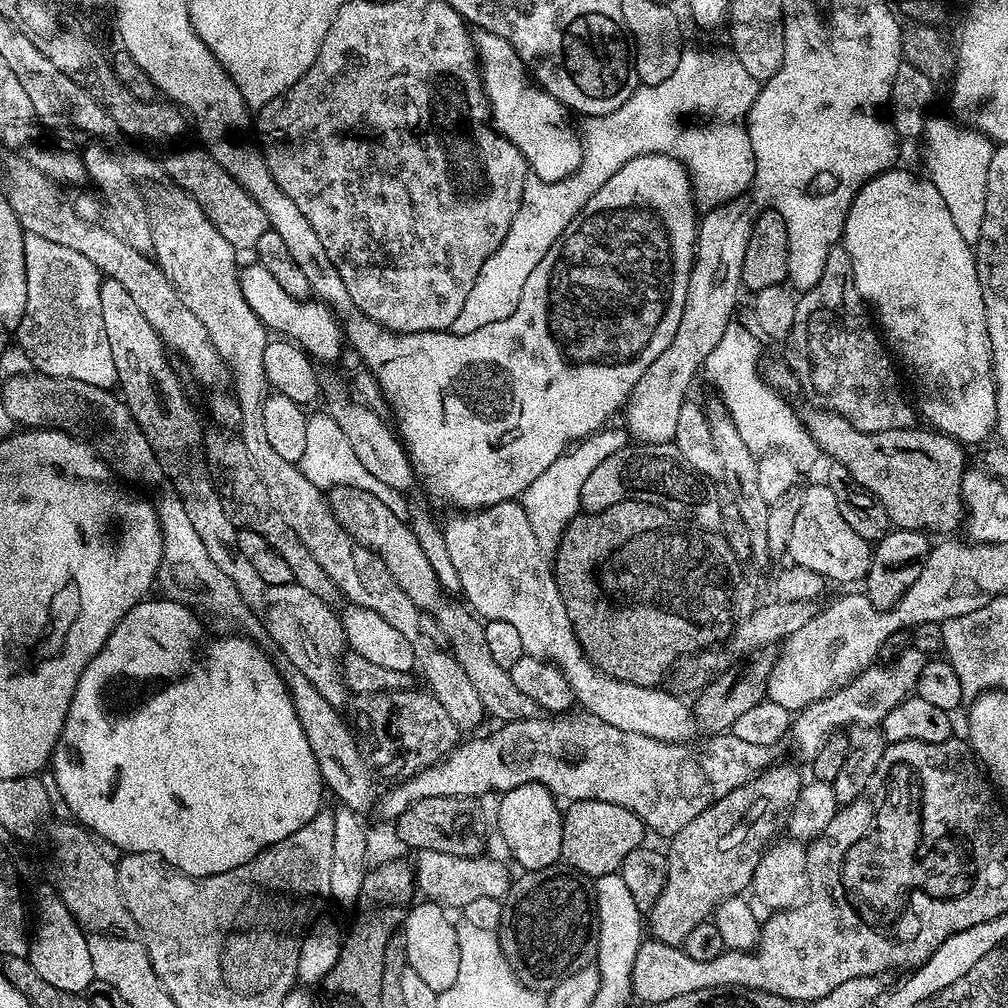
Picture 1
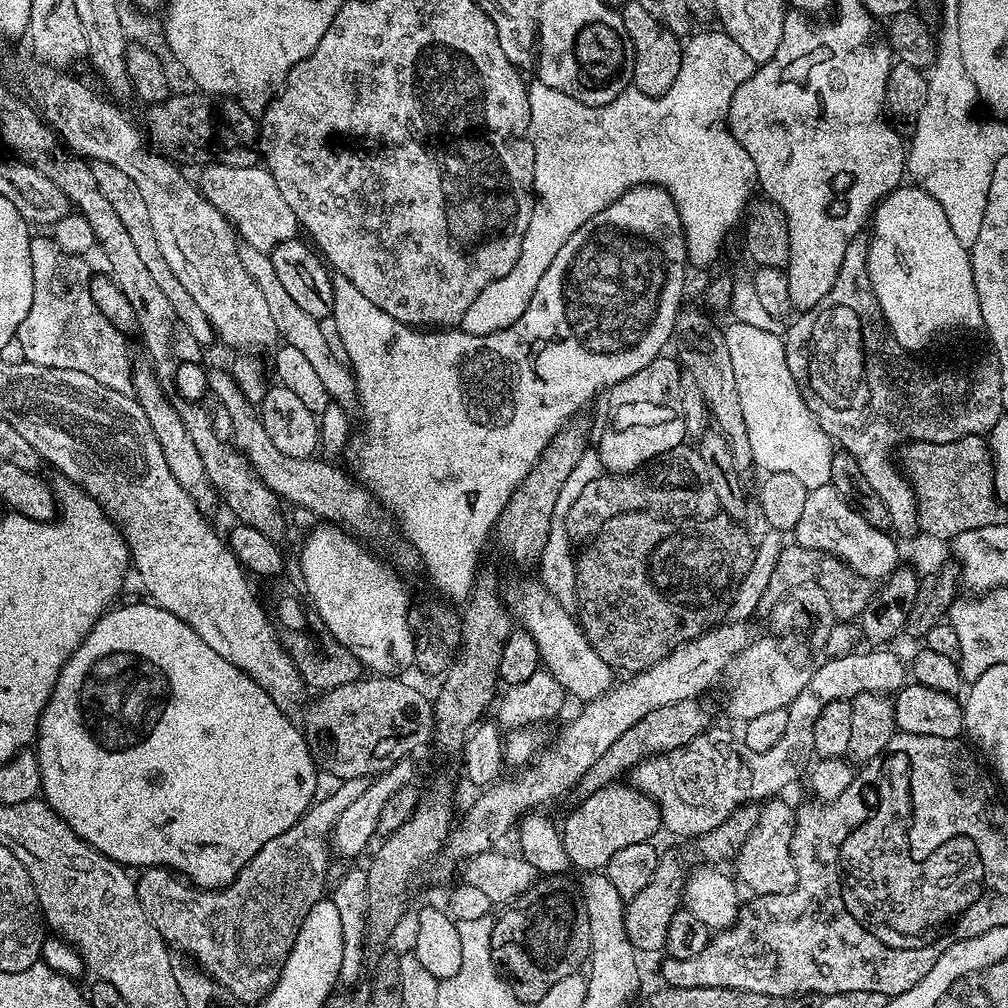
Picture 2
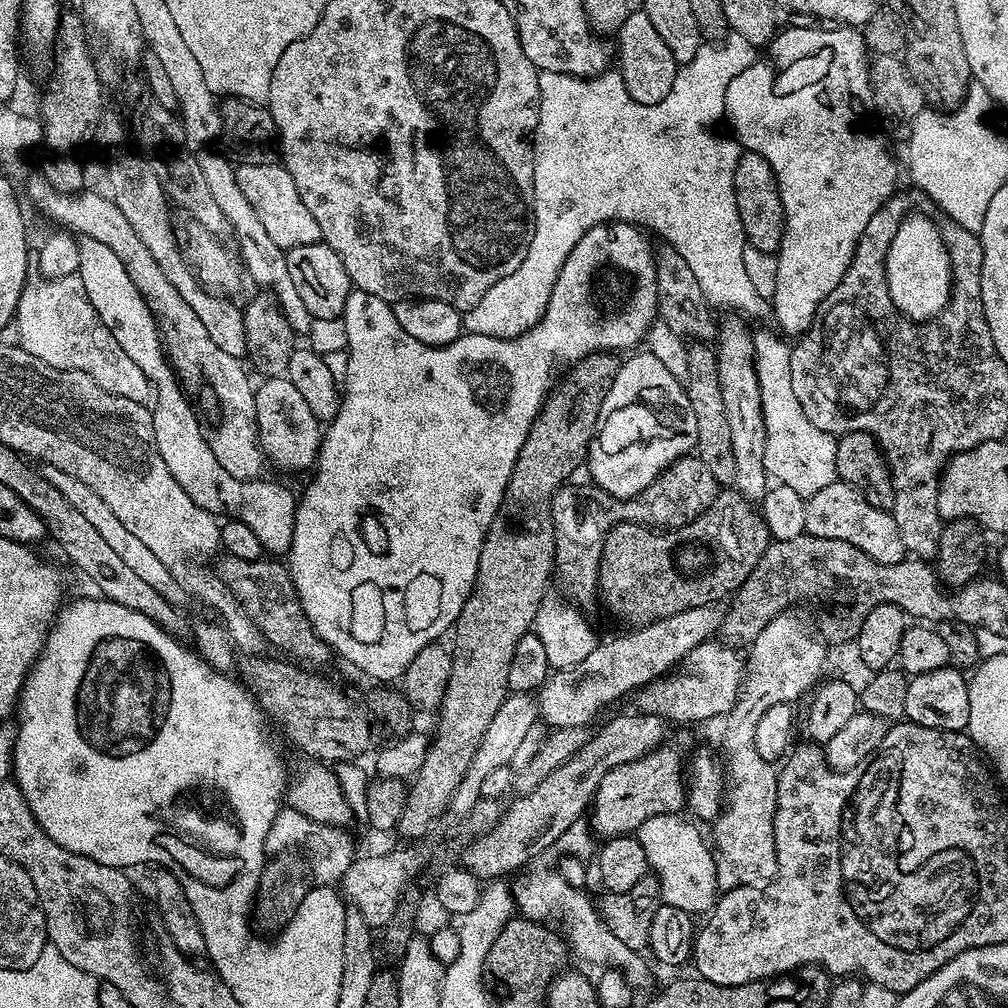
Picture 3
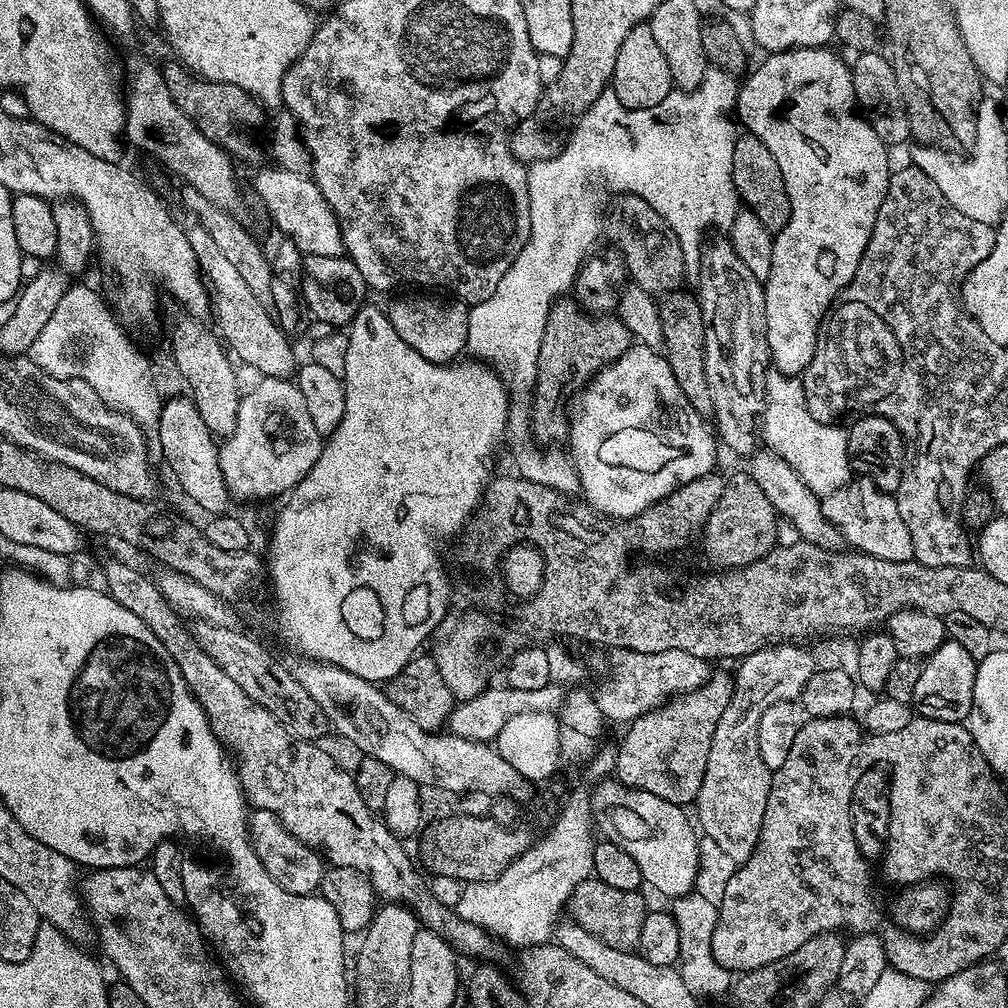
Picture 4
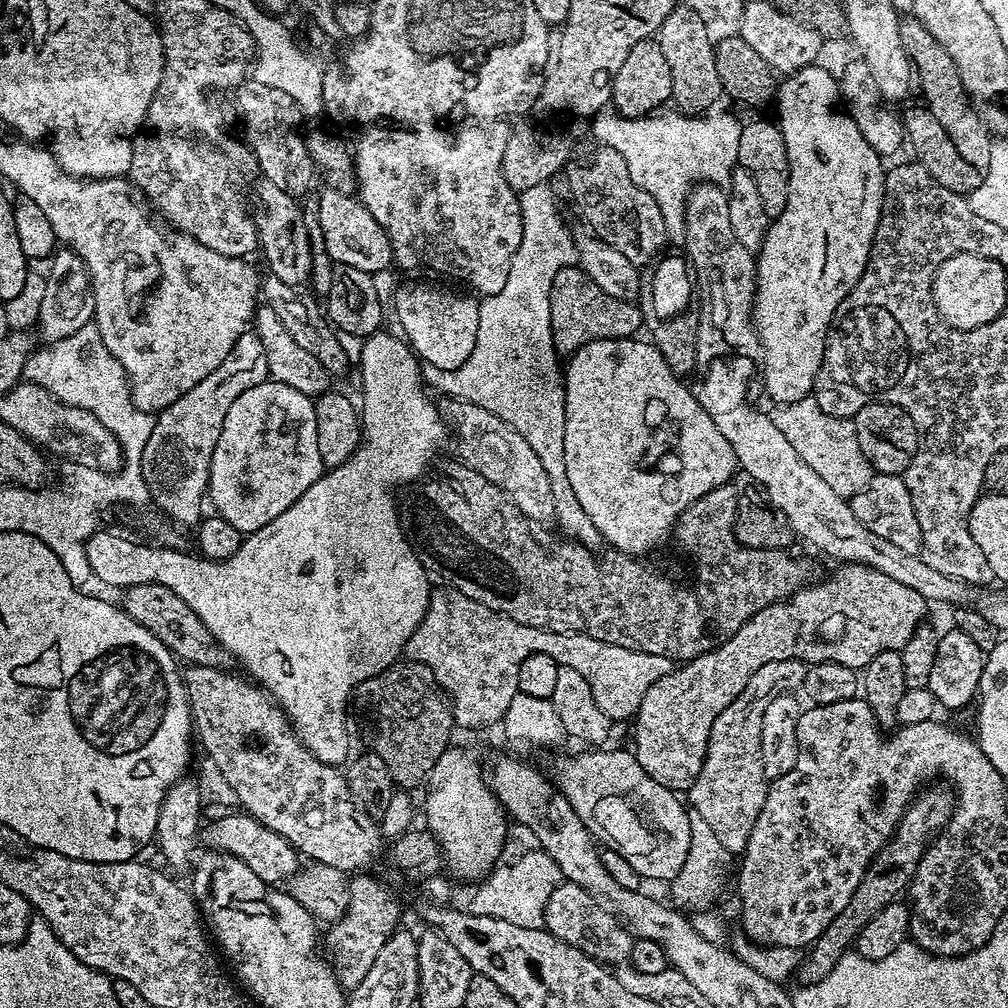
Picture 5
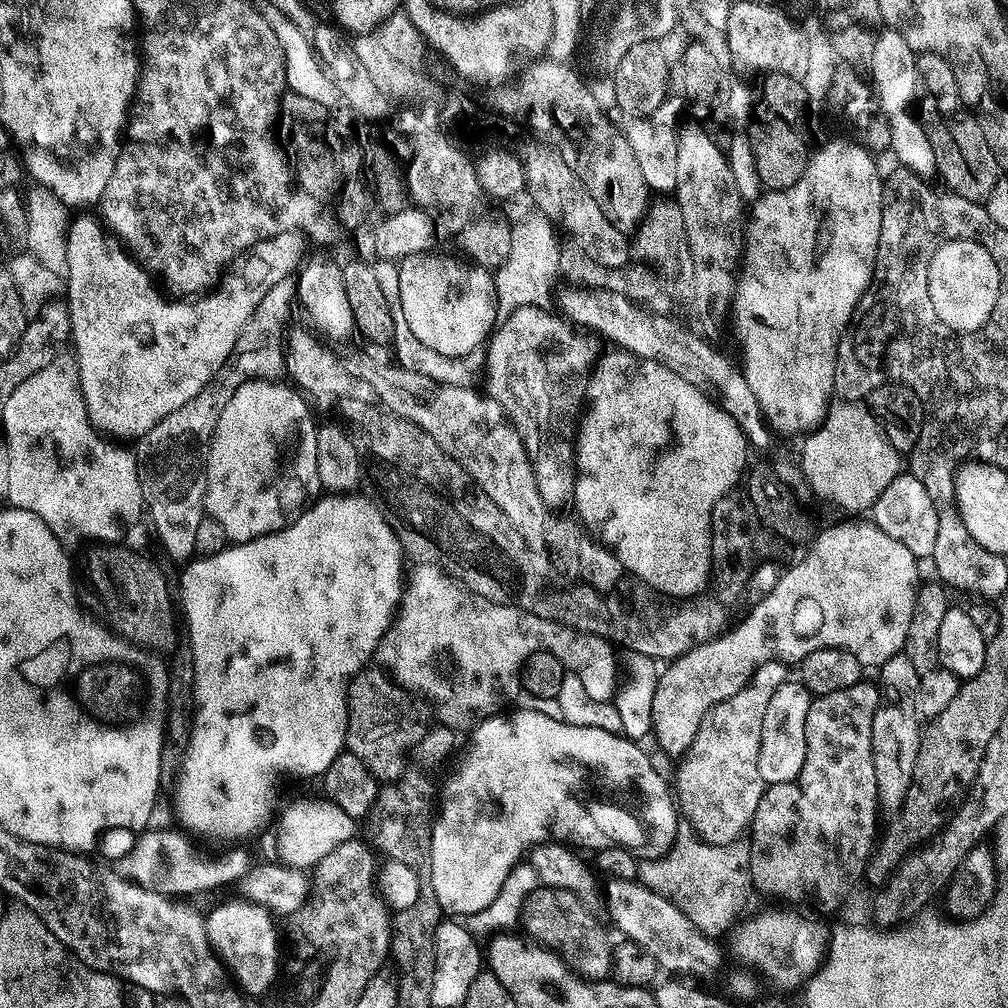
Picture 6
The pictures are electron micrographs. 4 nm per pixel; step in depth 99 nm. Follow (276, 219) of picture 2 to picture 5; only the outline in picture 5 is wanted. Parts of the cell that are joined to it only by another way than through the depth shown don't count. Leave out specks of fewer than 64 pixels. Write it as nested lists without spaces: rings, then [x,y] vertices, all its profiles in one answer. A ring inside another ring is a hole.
[[[340,192],[337,196],[324,196],[320,200],[320,232],[324,235],[324,248],[336,264],[354,266],[363,272],[381,272],[393,263],[392,243],[378,226],[378,222],[364,208],[355,195]]]

